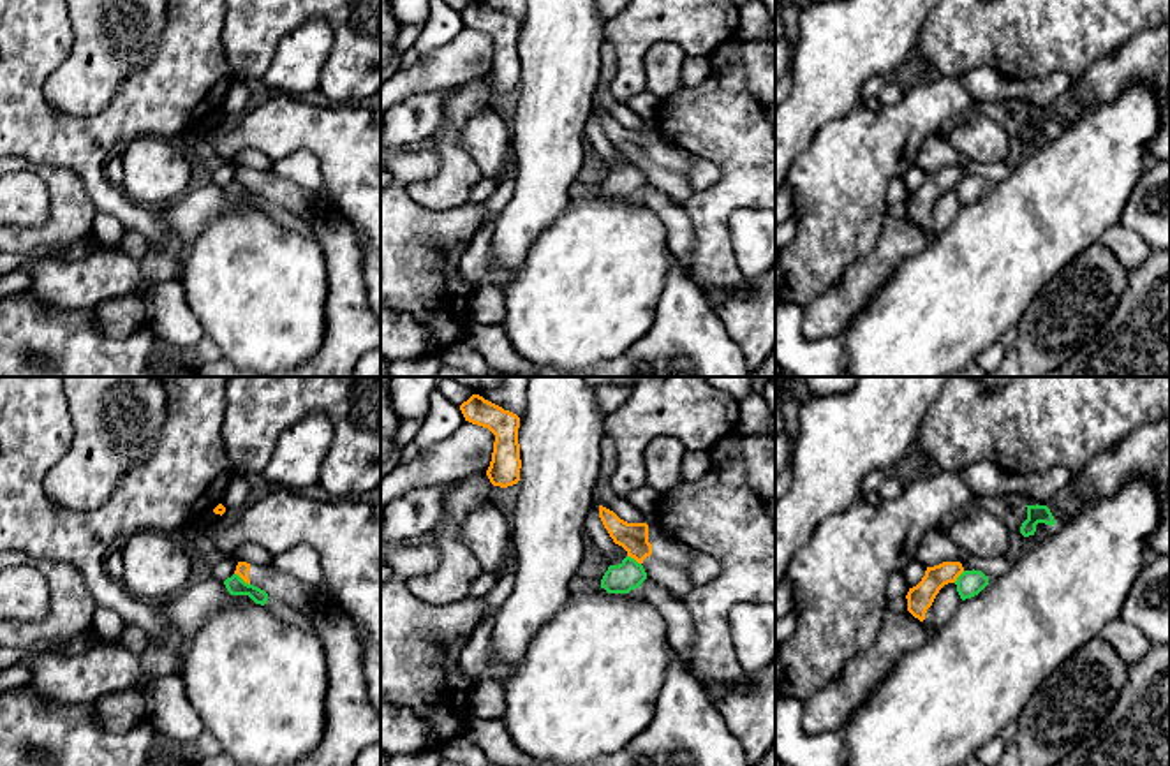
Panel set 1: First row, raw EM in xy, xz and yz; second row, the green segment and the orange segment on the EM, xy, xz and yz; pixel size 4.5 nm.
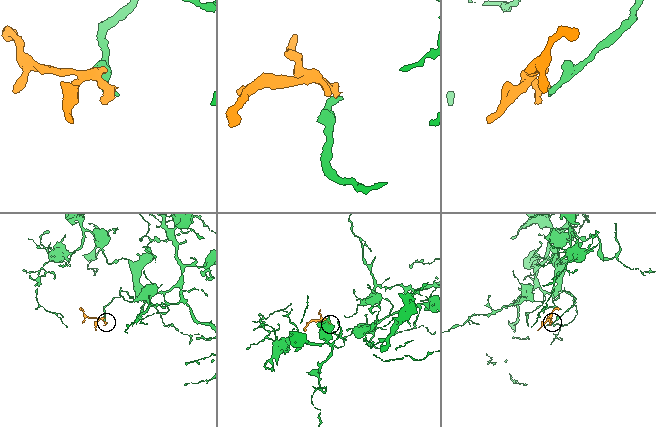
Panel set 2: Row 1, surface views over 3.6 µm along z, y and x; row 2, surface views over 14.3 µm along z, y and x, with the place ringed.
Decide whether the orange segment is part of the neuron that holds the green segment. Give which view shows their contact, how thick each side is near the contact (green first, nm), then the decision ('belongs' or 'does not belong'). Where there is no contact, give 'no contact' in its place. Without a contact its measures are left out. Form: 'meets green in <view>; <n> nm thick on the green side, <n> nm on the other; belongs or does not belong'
meets green in xy; 90 nm thick on the green side, 60 nm on the other; does not belong

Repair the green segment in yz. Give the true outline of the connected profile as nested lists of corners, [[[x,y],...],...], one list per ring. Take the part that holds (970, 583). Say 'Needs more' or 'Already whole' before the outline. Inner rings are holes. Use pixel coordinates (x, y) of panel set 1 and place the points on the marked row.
Already whole. [[[964,571],[955,585],[960,599],[966,600],[978,595],[989,585],[989,578],[981,571]]]

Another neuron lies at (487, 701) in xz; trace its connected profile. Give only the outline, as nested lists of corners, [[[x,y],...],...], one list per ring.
[[[493,680],[476,681],[469,697],[469,713],[483,720],[499,720],[506,710],[506,687]]]

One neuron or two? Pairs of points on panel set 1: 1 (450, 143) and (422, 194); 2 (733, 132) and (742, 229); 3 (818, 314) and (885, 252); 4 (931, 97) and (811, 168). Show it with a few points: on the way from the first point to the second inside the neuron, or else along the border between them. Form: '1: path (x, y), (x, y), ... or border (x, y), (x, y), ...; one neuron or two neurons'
1: path (450, 157), (450, 171), (436, 185); one neuron
2: border (756, 208), (739, 208), (732, 215), (732, 250); two neurons
3: path (836, 305), (871, 270); one neuron
4: path (901, 127), (881, 147), (841, 168); one neuron

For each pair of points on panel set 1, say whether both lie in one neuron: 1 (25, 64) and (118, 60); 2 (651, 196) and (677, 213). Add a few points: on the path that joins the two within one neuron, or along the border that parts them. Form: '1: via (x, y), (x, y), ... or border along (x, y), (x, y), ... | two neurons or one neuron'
1: border along (71, 22), (73, 50), (48, 76), (44, 99) | two neurons
2: via (658, 201), (670, 213) | one neuron

